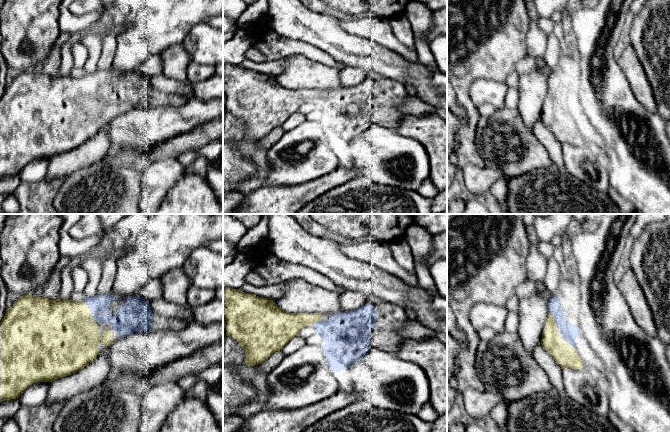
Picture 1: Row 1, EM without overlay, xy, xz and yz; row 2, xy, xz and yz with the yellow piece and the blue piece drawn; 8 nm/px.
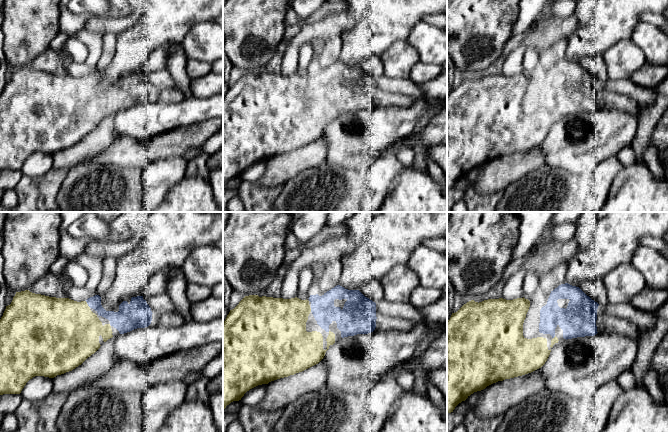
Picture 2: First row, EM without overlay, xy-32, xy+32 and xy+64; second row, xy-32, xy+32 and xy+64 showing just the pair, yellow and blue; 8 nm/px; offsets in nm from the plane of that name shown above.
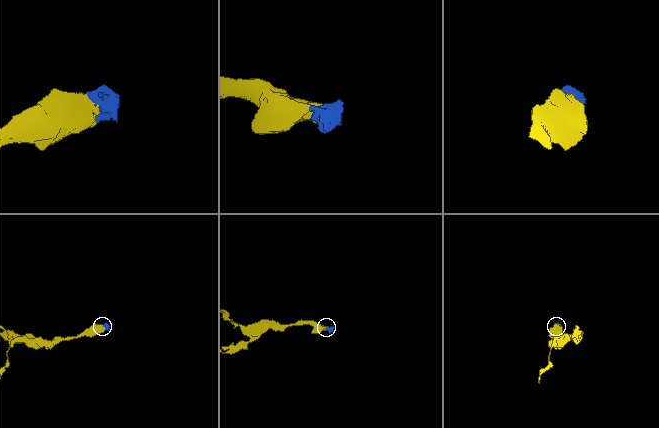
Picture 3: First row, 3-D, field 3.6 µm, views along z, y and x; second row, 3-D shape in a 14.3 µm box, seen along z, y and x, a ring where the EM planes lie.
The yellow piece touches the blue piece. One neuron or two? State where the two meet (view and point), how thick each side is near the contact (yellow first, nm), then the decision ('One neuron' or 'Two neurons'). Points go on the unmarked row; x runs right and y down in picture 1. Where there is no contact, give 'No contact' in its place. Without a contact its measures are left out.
Touches yellow at xy (90, 89). Thickness 500 nm (yellow) against 170 nm. One neuron

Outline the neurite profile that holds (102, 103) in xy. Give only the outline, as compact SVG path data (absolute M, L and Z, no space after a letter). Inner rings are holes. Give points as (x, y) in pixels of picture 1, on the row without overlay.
M106 98L104 100L99 100L99 108L101 110L104 110L106 104L108 104L111 107L111 110L113 113L113 119L121 114L119 112L119 109L117 107L113 106L112 101L110 99Z

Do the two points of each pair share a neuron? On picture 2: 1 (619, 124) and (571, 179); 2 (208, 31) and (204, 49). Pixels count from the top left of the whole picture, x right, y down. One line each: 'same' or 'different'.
1: different
2: same

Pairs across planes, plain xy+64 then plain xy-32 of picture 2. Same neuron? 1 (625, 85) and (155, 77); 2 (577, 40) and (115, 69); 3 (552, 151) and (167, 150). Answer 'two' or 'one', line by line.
1: one
2: one
3: two

